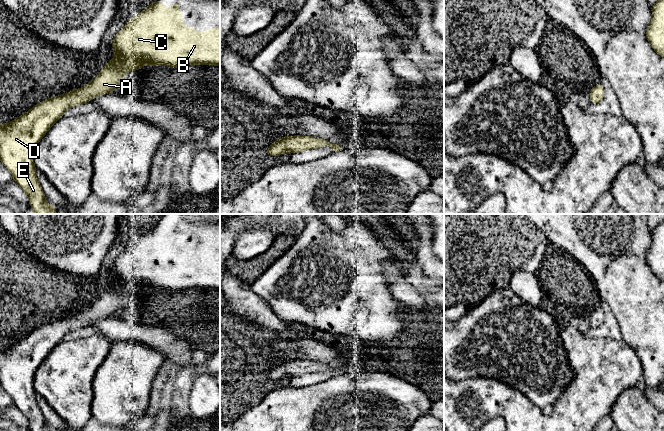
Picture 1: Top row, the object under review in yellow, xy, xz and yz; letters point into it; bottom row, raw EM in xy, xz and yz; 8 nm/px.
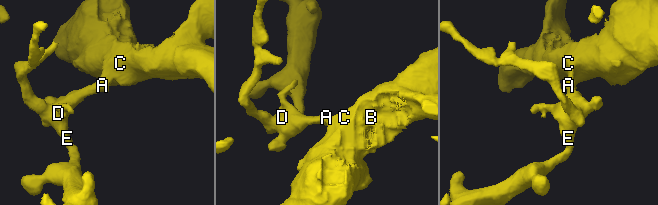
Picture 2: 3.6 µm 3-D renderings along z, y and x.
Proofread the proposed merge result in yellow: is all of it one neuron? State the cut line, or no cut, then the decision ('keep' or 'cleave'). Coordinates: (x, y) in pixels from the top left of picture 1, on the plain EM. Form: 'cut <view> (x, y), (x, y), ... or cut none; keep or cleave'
cut none; keep

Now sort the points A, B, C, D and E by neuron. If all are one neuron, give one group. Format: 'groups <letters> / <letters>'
groups A B C D E

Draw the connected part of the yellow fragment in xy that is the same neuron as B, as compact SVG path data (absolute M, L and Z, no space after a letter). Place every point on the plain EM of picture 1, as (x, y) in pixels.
M157 223L126 247L114 260L112 271L115 282L90 307L80 313L43 324L15 344L0 349L0 385L12 398L15 407L28 419L30 431L54 431L45 424L36 401L33 380L39 365L64 340L67 333L85 328L97 320L113 317L127 295L138 295L146 287L151 291L191 288L220 290L220 251L197 256L191 251L183 250L178 225L174 225L171 232L165 233L162 225Z

